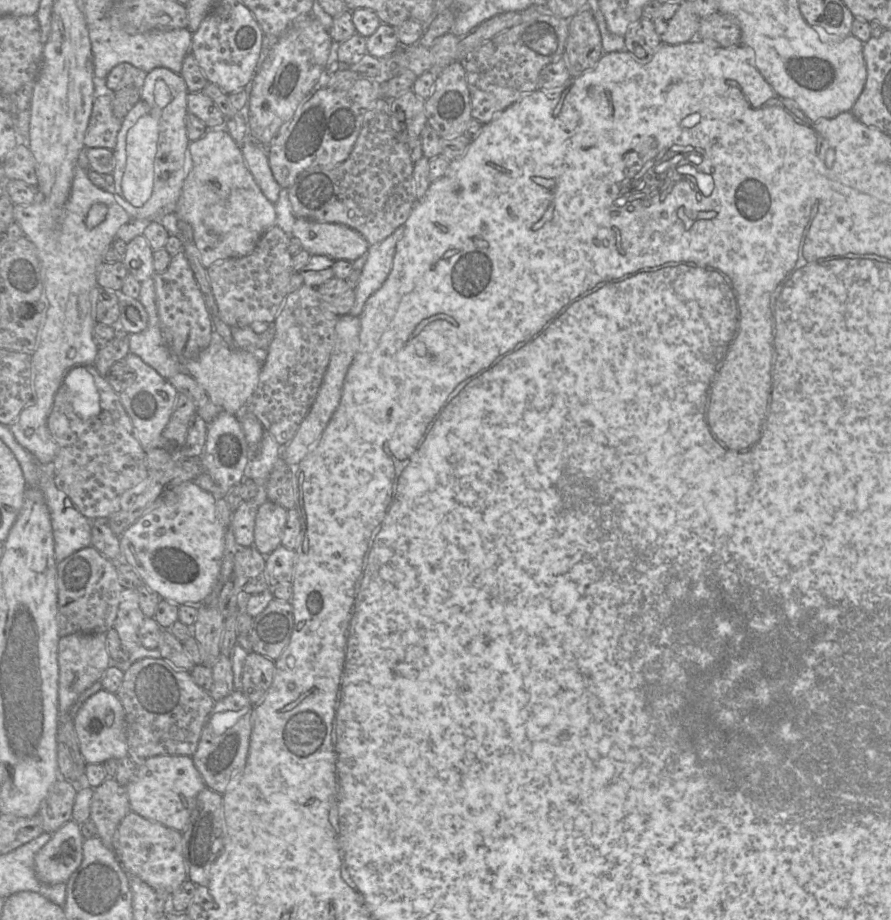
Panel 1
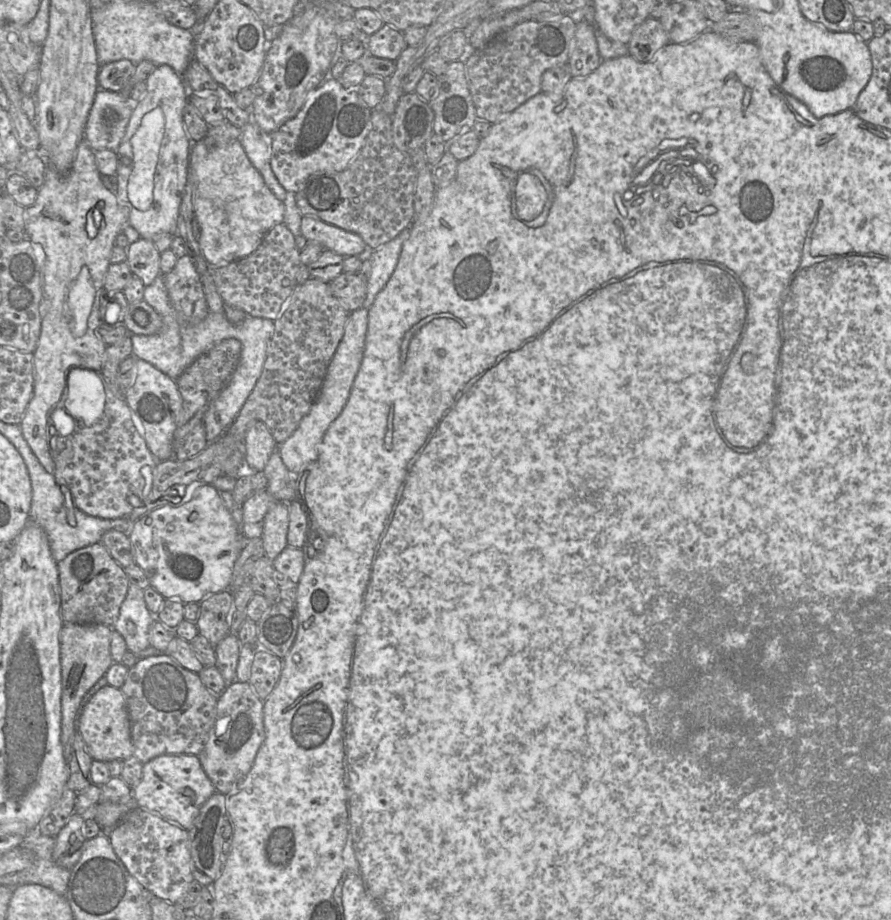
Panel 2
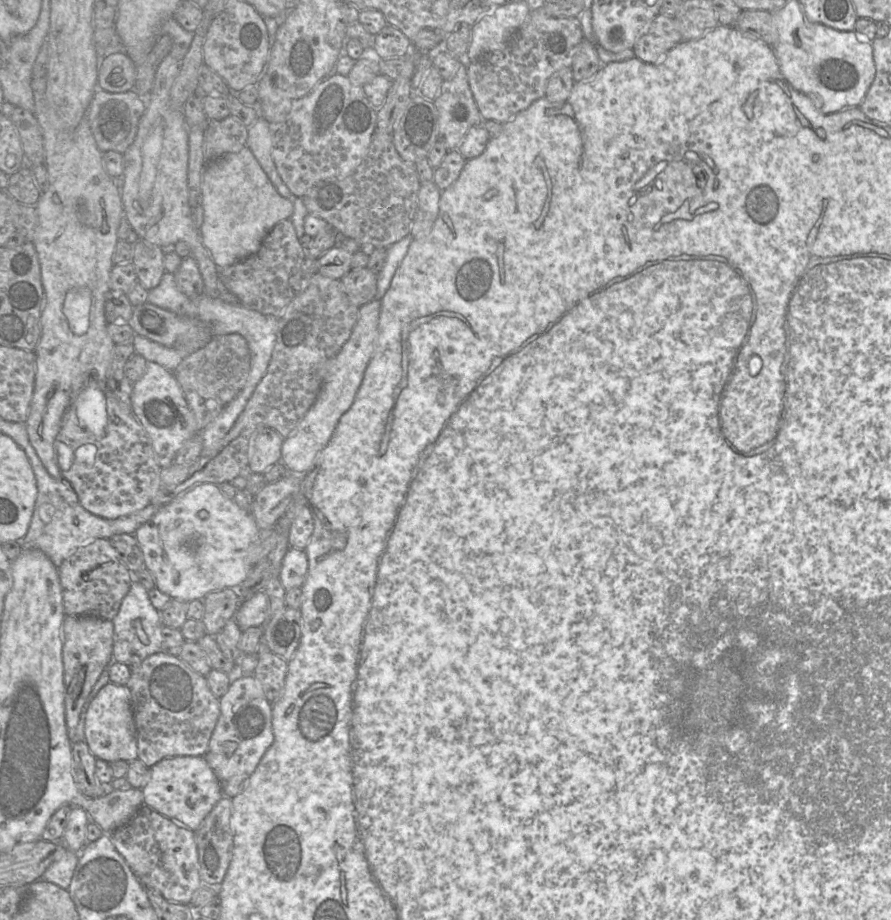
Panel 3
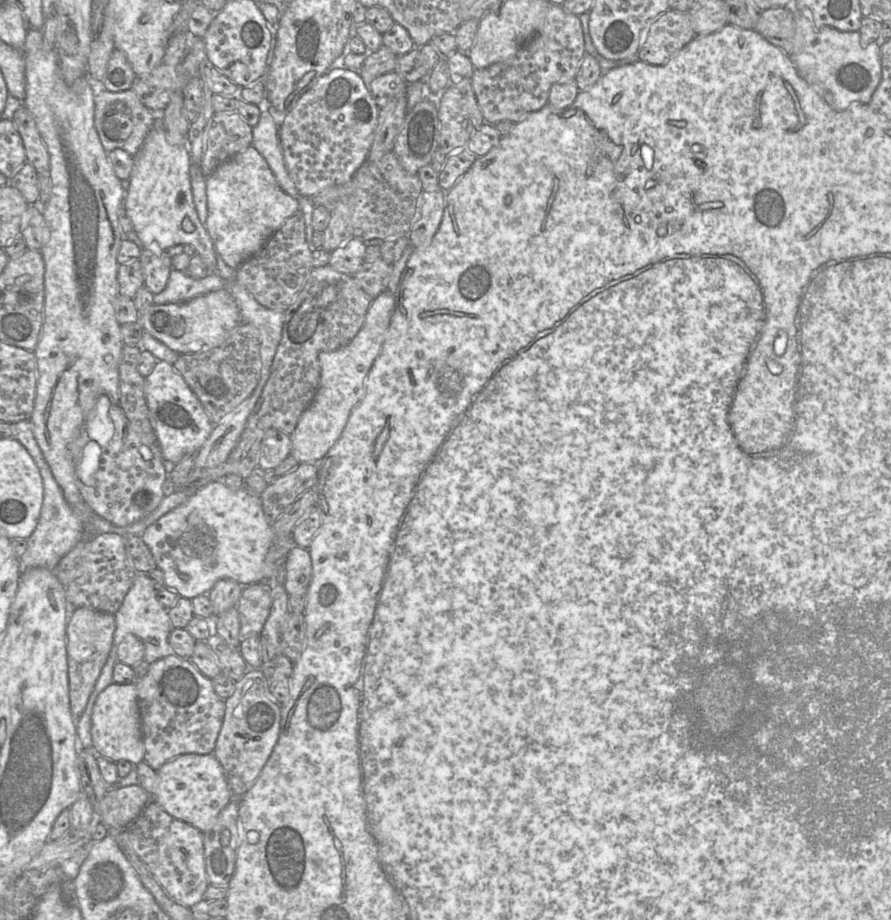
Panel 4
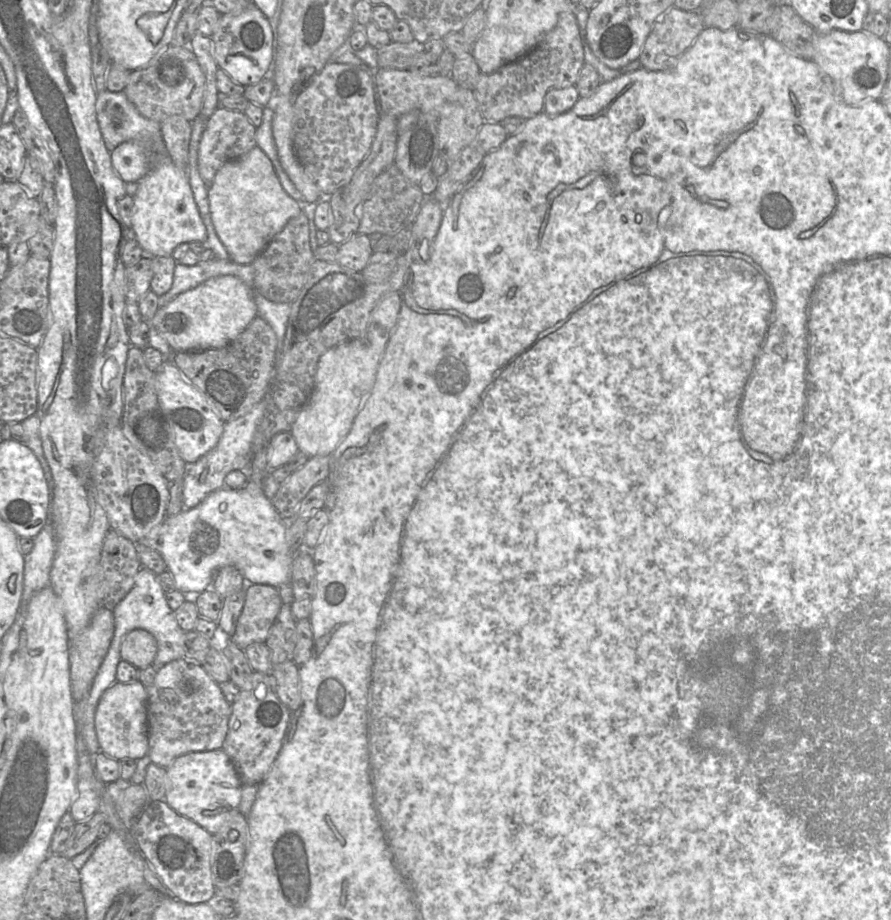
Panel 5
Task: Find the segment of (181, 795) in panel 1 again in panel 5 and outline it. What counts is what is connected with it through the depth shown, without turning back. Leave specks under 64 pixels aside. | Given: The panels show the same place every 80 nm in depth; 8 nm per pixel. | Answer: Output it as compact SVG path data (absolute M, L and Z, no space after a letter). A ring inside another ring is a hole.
M223 749L186 753L177 757L166 771L165 802L210 834L217 833L226 820L239 811L242 784Z

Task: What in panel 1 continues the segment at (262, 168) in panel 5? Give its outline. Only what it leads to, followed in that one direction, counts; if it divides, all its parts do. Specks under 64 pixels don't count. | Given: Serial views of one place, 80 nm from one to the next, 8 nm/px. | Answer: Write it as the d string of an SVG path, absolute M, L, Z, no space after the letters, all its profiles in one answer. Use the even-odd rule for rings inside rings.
M207 130L200 139L190 142L189 153L192 166L185 178L173 219L192 226L194 243L206 268L224 259L250 254L260 238L276 224L276 211L274 204L264 196L255 182L240 146L226 130Z

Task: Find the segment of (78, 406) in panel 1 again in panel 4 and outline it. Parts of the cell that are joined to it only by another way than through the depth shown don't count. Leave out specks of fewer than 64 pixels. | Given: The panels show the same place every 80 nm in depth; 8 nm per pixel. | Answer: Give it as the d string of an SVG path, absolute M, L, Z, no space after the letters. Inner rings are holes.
M99 395L88 413L84 429L92 441L106 447L114 433L114 425L109 417L111 403L106 395Z

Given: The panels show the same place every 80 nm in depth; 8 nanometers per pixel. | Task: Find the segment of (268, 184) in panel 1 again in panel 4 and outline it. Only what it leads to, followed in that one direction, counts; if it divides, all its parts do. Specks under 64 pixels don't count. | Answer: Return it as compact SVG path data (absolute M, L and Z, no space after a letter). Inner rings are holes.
M265 97L257 105L260 109L258 123L252 128L252 146L265 158L280 187L298 201L300 194L285 167L274 116L268 111L270 103Z

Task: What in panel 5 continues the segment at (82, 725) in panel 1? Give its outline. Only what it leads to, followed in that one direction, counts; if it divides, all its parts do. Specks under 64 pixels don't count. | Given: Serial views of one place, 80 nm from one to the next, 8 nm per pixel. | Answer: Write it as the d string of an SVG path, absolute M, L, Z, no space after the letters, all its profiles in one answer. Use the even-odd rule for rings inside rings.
M116 681L104 691L95 712L100 752L117 761L139 760L148 753L147 690L140 682Z

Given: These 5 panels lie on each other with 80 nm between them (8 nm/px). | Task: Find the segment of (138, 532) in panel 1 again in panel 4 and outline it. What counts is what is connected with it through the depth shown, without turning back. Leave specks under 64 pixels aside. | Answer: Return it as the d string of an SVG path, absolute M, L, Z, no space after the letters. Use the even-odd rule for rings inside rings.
M211 481L190 494L184 503L178 505L173 510L161 516L158 520L149 525L141 534L141 538L150 549L157 568L164 572L165 587L171 589L172 591L176 591L181 597L193 599L200 595L207 595L215 583L221 579L232 579L240 583L242 586L262 582L263 563L267 552L273 543L274 533L271 524L269 524L265 518L261 499L258 494L251 491L248 487L234 490L228 488L222 481Z

